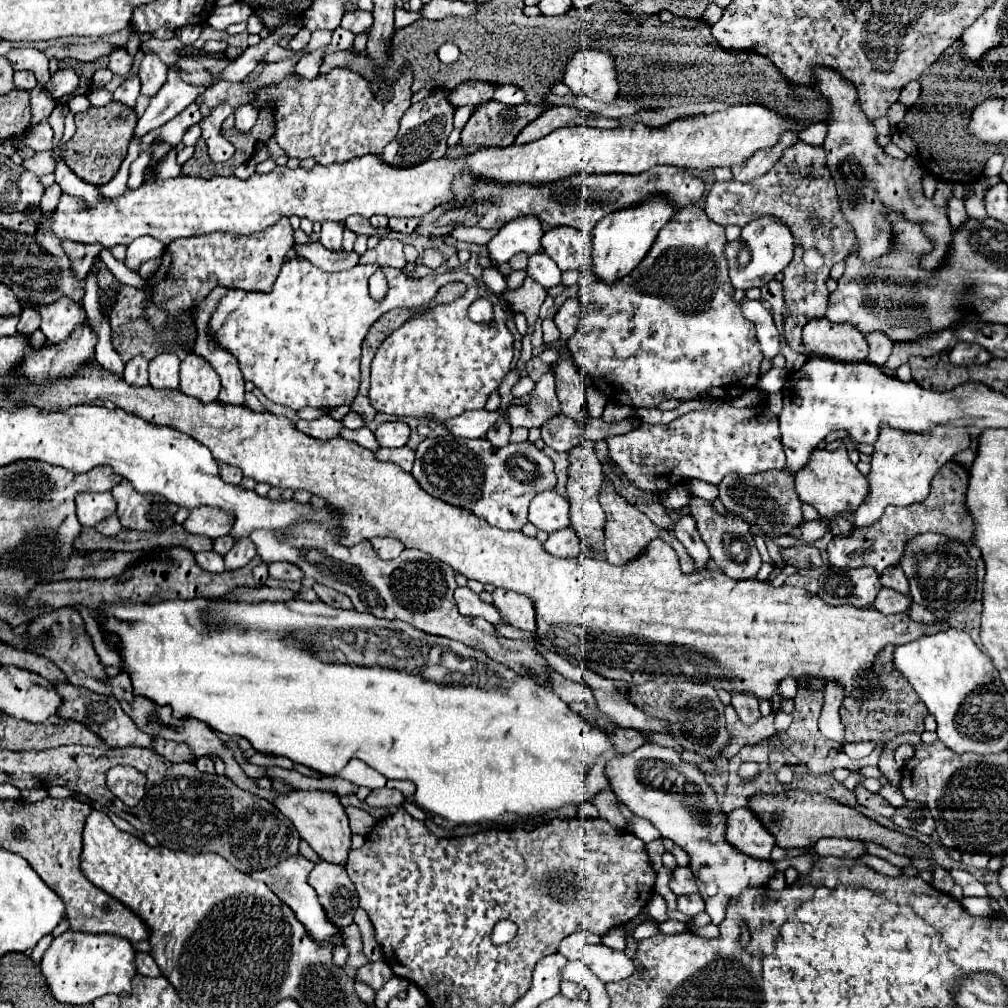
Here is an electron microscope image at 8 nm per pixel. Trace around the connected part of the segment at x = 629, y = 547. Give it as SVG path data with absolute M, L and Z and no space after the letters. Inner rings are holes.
M604 484L604 492L600 494L600 504L608 516L608 522L604 526L604 534L606 534L606 560L614 566L626 566L630 560L638 558L640 554L646 552L648 544L654 540L654 538L660 538L664 540L666 544L670 544L674 548L674 552L678 554L678 560L680 560L680 568L684 574L692 574L694 572L694 564L692 564L692 558L686 554L686 548L676 540L676 536L672 532L664 532L664 530L658 530L650 520L648 516L644 516L638 508L632 508L632 504L624 502L622 496L616 496L616 492L612 492L612 484Z

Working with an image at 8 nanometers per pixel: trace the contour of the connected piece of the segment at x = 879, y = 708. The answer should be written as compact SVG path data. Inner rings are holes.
M886 646L874 662L874 672L880 680L880 686L884 688L886 694L882 696L874 696L870 700L852 700L846 698L840 707L840 719L844 724L844 740L846 742L868 742L868 740L876 740L878 746L886 744L888 740L892 740L898 734L922 734L924 732L924 718L928 714L926 706L922 700L918 700L918 694L912 690L912 686L906 682L904 676L900 676L900 672L896 670L894 662L892 662L892 654L894 654L894 646Z

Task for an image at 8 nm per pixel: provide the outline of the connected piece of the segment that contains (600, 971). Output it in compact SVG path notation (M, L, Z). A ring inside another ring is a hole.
M598 944L598 946L590 946L586 948L584 956L582 956L582 962L590 966L590 970L604 982L620 982L620 980L626 980L634 974L634 964L632 960L620 952L620 950L612 950L604 944Z

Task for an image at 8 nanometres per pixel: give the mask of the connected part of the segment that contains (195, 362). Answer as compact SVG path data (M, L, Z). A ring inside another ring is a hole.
M190 352L180 366L180 392L198 398L204 404L216 402L220 392L220 378L204 358Z

